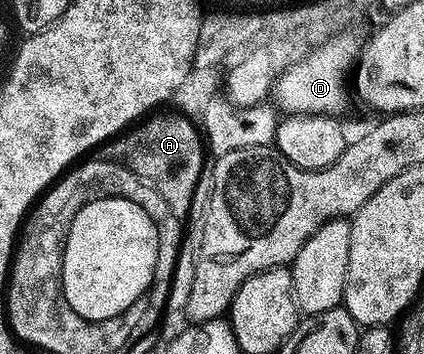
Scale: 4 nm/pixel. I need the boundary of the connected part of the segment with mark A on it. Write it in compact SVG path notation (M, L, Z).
M155 115L148 116L135 128L114 138L111 143L112 156L118 162L127 164L129 168L159 190L163 199L170 205L175 216L184 220L191 209L197 185L203 173L205 143L195 123L189 129L181 125L153 125Z

